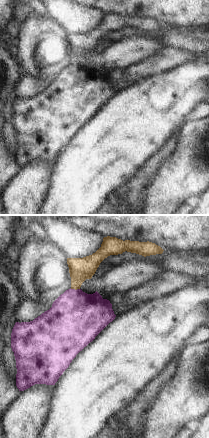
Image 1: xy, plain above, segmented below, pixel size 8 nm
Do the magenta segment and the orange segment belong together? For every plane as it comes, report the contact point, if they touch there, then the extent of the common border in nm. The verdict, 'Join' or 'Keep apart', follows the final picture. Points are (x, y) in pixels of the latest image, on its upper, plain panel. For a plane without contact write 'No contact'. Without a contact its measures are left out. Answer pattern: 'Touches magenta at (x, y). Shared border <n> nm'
Touches magenta at (74, 65). Shared border 80 nm.

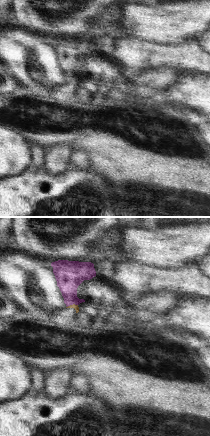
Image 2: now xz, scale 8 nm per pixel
Touches magenta at (72, 80). Shared border 90 nm.

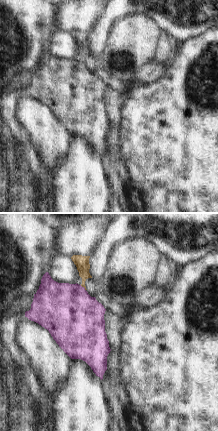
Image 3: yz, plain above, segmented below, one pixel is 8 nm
Touches magenta at (83, 63). Shared border 60 nm.

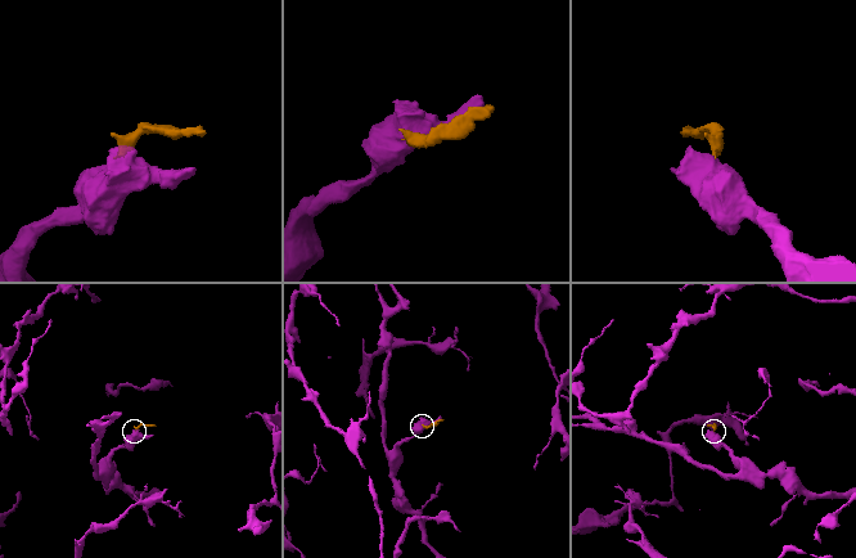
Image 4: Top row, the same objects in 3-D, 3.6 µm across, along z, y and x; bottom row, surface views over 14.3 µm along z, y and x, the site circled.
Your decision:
Keep apart.

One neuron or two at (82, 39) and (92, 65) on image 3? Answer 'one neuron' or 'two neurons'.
one neuron

